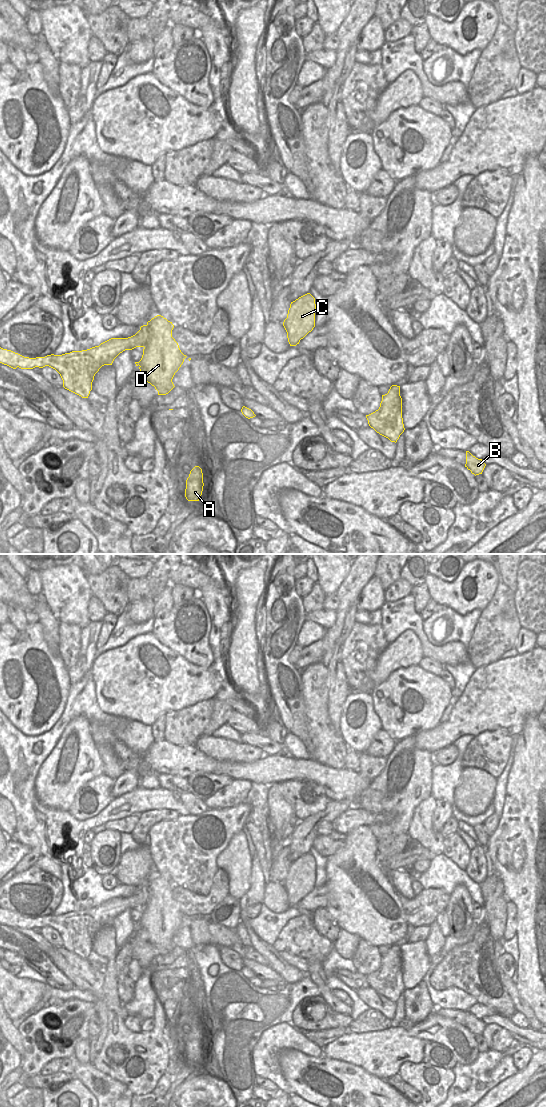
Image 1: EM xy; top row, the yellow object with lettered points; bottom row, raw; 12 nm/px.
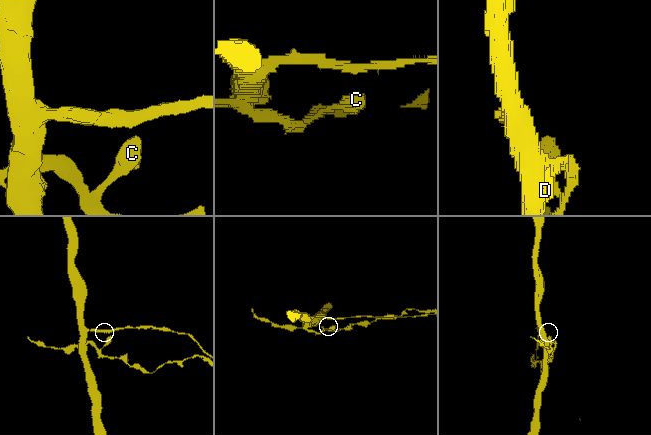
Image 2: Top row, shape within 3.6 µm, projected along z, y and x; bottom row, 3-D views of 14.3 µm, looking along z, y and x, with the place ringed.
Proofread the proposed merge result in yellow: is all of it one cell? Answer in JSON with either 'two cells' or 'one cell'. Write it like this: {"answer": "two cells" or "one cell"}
{"answer": "two cells"}

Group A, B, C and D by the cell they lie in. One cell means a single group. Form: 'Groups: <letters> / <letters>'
Groups: A D / B C

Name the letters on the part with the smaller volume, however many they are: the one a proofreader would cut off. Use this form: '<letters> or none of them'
B, C

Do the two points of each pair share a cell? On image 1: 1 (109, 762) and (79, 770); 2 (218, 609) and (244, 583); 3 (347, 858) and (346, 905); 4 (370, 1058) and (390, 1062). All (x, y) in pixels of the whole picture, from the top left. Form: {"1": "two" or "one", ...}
{"1": "two", "2": "two", "3": "one", "4": "one"}

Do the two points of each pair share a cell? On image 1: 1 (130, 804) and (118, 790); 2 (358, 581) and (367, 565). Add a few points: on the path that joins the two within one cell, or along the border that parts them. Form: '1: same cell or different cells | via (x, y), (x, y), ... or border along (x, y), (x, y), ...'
1: different cells | border along (138, 785), (130, 791), (113, 798)
2: same cell | via (358, 577), (363, 569)

